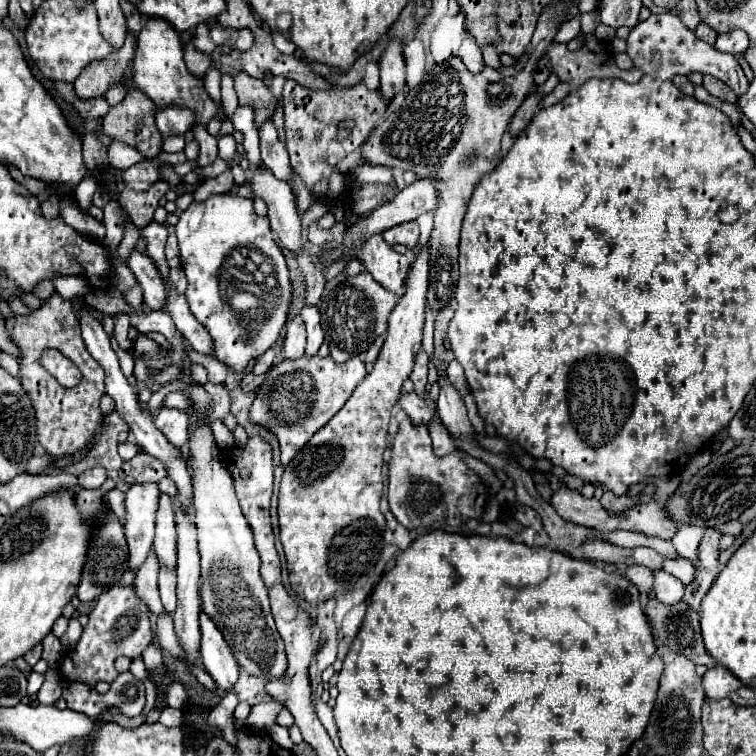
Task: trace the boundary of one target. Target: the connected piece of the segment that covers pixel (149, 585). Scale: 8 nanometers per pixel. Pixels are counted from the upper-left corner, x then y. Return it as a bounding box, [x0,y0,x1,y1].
[135,552,165,614]

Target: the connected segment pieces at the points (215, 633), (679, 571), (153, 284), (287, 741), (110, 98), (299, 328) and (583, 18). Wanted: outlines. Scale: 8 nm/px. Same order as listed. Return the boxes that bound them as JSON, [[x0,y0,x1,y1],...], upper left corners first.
[[199,610,239,692],[663,556,693,586],[127,250,165,310],[267,726,293,750],[105,84,127,106],[285,316,305,358],[580,14,600,34]]

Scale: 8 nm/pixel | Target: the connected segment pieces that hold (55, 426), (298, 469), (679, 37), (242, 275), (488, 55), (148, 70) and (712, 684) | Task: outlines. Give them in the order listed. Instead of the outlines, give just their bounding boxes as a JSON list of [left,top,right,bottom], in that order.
[[5,292,105,458],[279,242,429,605],[627,12,749,96],[175,194,291,372],[481,44,501,68],[123,18,217,124],[701,666,743,700]]

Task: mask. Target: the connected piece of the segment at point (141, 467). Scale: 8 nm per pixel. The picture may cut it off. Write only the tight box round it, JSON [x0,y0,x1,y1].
[119,452,165,484]

